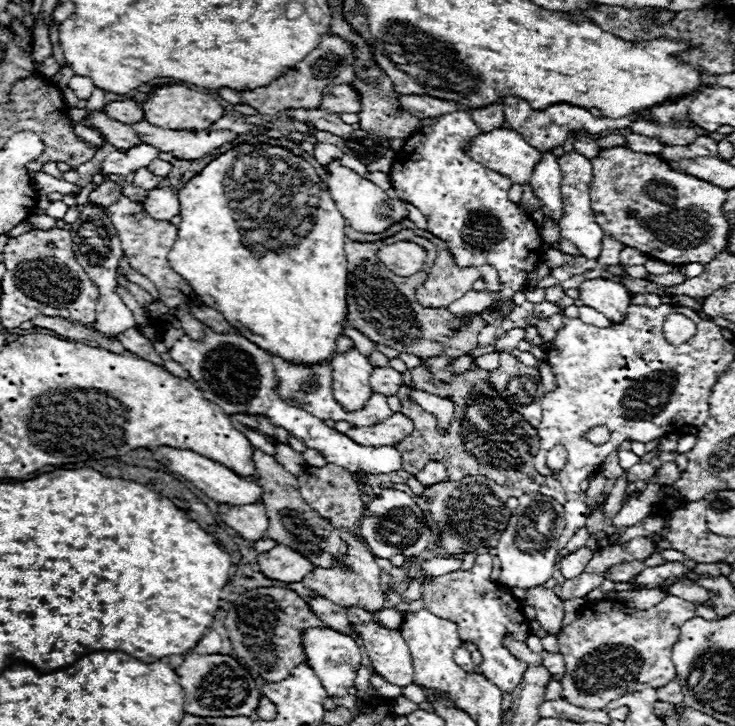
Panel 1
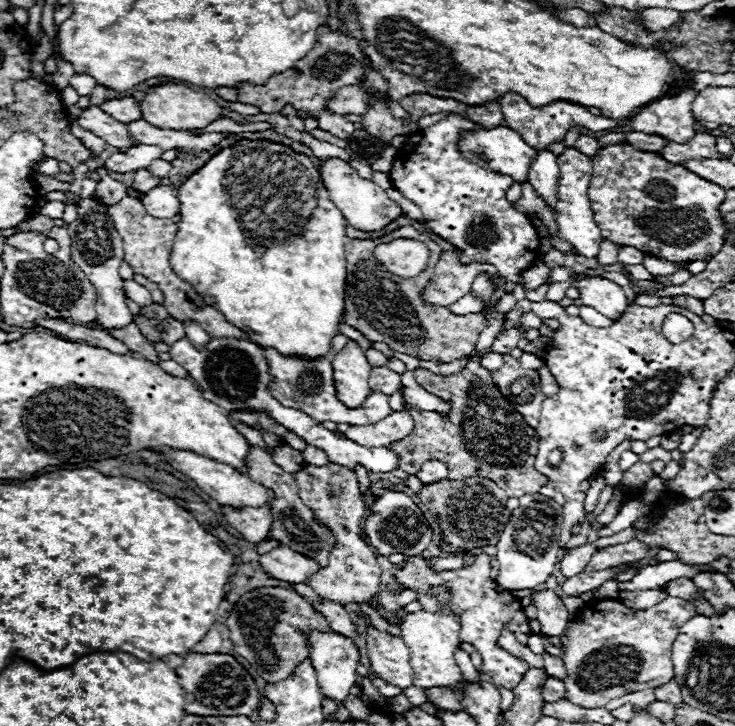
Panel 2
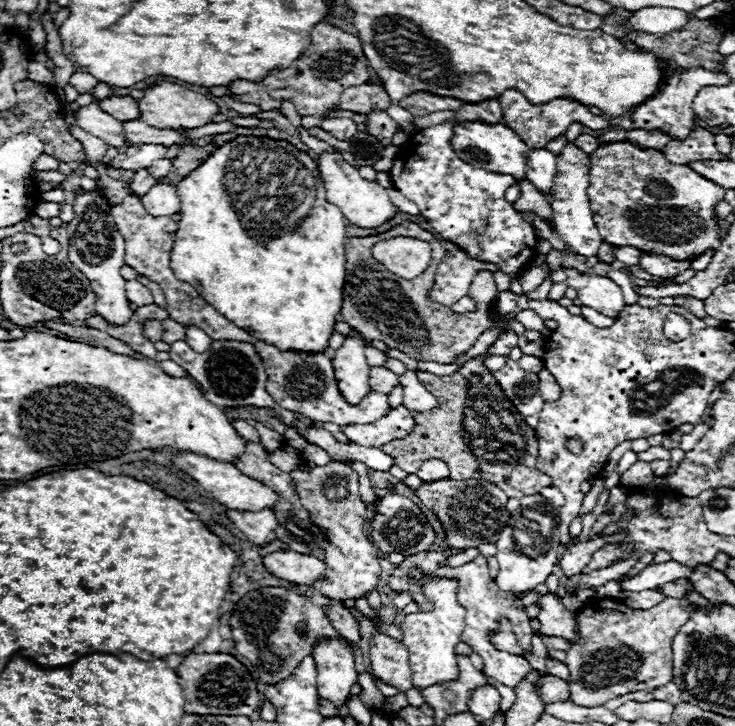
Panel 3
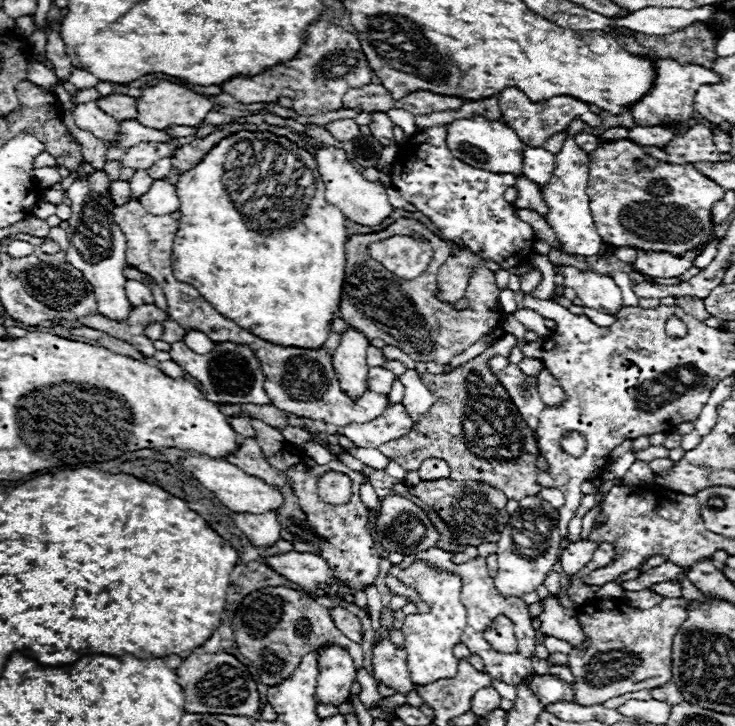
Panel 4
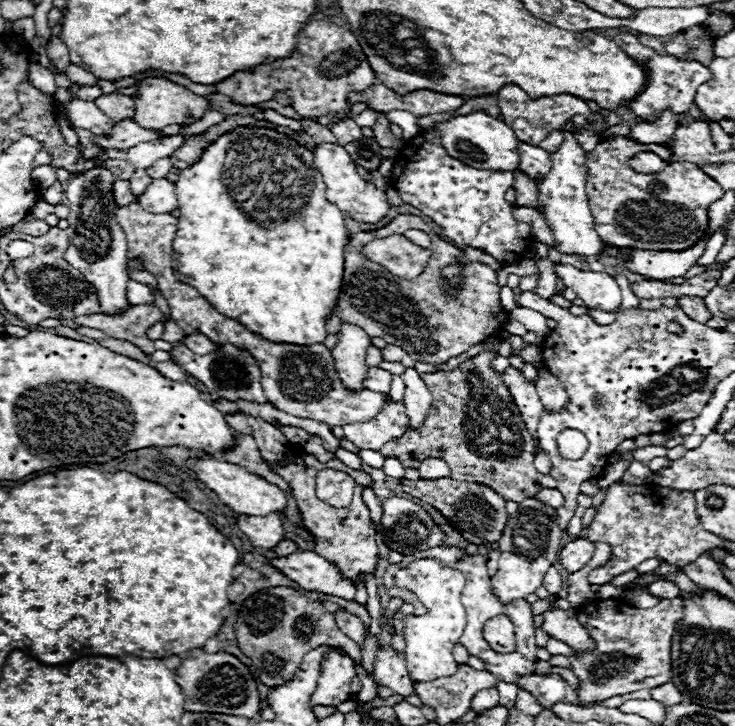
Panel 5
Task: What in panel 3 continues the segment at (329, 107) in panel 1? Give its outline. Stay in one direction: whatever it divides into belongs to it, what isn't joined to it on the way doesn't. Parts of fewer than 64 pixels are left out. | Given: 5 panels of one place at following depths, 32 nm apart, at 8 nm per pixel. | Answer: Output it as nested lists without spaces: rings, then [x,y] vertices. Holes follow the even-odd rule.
[[[364,84],[360,88],[346,88],[340,94],[340,104],[336,106],[336,110],[350,110],[354,114],[366,114],[374,106],[388,108],[390,96],[380,86],[366,86]]]

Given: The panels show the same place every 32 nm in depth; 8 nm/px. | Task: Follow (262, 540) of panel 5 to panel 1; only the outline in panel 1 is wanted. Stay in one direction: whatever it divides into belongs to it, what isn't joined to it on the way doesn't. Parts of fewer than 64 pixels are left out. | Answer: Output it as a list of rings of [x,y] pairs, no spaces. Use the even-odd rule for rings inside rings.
[[[218,504],[218,514],[226,526],[234,528],[242,538],[250,542],[260,540],[268,528],[266,508],[262,504]]]

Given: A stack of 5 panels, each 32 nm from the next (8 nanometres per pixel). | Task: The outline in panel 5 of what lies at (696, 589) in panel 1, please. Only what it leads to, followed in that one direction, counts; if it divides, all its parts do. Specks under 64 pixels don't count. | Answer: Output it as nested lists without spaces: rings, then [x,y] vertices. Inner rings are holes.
[[[654,582],[648,586],[648,592],[658,596],[658,598],[678,598],[680,596],[680,588],[674,582]]]

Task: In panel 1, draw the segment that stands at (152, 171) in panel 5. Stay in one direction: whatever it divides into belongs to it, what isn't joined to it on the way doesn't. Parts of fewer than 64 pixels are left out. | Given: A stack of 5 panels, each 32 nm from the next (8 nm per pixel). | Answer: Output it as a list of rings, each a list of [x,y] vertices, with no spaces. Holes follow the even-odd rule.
[[[152,160],[152,164],[148,166],[148,170],[154,174],[154,176],[168,176],[168,172],[172,170],[172,164],[170,162],[164,162],[164,160]]]

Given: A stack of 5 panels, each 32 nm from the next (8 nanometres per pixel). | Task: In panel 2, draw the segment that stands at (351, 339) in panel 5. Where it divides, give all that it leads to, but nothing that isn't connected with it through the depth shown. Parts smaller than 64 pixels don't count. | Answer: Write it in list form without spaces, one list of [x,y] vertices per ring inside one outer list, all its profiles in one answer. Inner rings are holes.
[[[348,342],[344,350],[340,350],[332,358],[334,380],[336,380],[336,396],[348,408],[358,408],[370,396],[368,376],[372,366],[368,364],[364,352],[358,348],[356,342]]]

